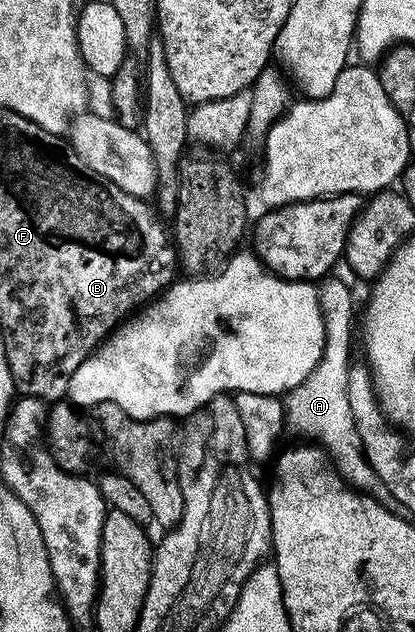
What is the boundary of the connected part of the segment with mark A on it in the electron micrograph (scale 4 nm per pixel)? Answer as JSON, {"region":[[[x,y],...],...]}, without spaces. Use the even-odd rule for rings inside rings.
{"region":[[[327,275],[317,282],[316,285],[320,307],[322,308],[322,318],[324,319],[326,342],[324,343],[324,351],[320,355],[320,363],[316,363],[312,375],[308,375],[308,379],[304,379],[304,383],[300,387],[285,394],[286,421],[290,425],[295,425],[306,436],[303,438],[313,439],[319,446],[325,447],[343,478],[355,490],[370,491],[373,490],[370,488],[376,485],[374,466],[366,458],[366,451],[362,448],[362,440],[356,431],[354,420],[352,419],[352,407],[348,407],[348,371],[352,364],[352,358],[350,358],[350,335],[352,333],[352,317],[354,315],[355,318],[356,315],[356,309],[354,313],[354,293],[340,278],[334,276]]]}

